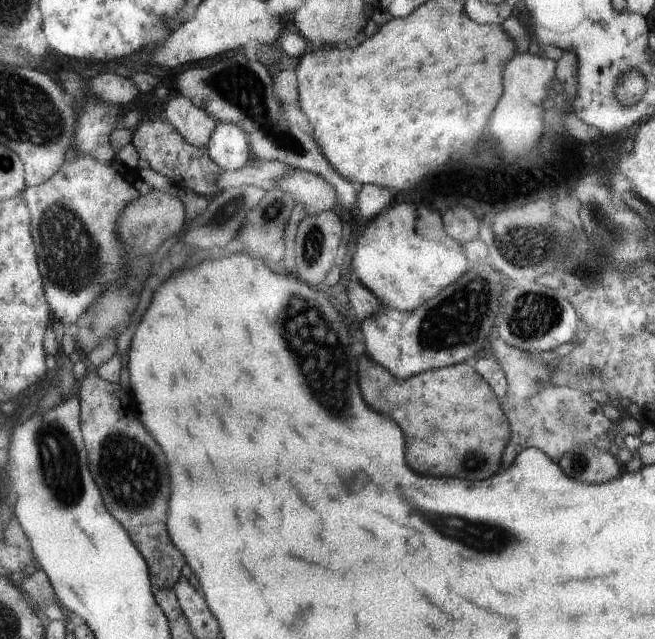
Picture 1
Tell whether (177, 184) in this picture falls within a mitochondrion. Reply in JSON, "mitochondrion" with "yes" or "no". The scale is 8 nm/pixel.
{"mitochondrion":"no"}

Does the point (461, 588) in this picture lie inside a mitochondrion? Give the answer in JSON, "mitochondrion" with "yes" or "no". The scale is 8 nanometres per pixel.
{"mitochondrion":"no"}

